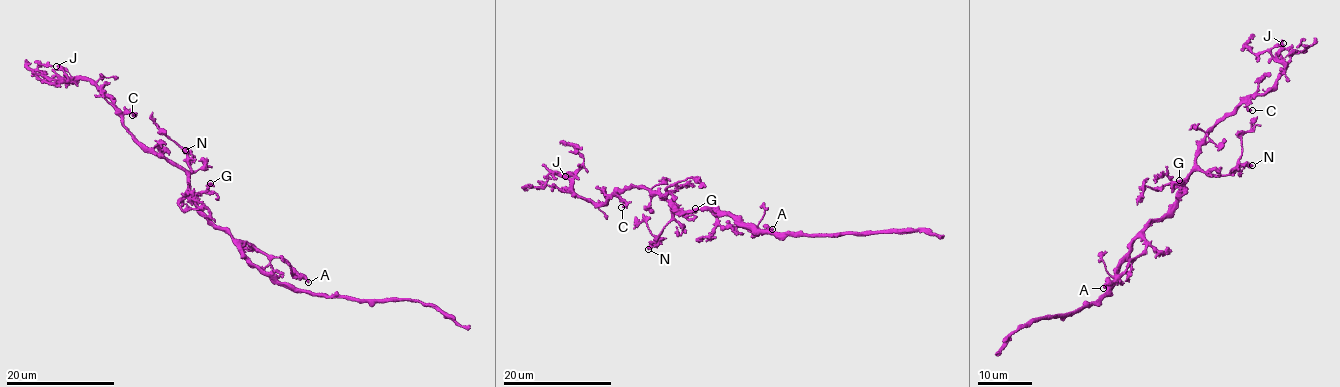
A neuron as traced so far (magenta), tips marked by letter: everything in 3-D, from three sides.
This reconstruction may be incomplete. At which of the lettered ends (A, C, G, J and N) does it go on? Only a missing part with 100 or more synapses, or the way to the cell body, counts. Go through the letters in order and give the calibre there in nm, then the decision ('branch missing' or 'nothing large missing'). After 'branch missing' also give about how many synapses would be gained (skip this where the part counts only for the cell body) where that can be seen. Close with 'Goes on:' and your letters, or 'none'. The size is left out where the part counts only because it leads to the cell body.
A: 320 nm | nothing large missing
C: 300 nm | nothing large missing
G: 420 nm | nothing large missing
J: 280 nm | nothing large missing
N: 500 nm | nothing large missing
Goes on: none

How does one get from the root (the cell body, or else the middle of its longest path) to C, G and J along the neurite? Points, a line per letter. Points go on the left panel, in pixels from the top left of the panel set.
C: (220, 226), (203, 215), (181, 168), (140, 147), (128, 134), (123, 115), (132, 115)
G: (220, 226), (207, 220), (195, 198), (210, 183)
J: (220, 226), (203, 215), (181, 168), (140, 147), (128, 134), (108, 96), (89, 80), (70, 81), (56, 66)

